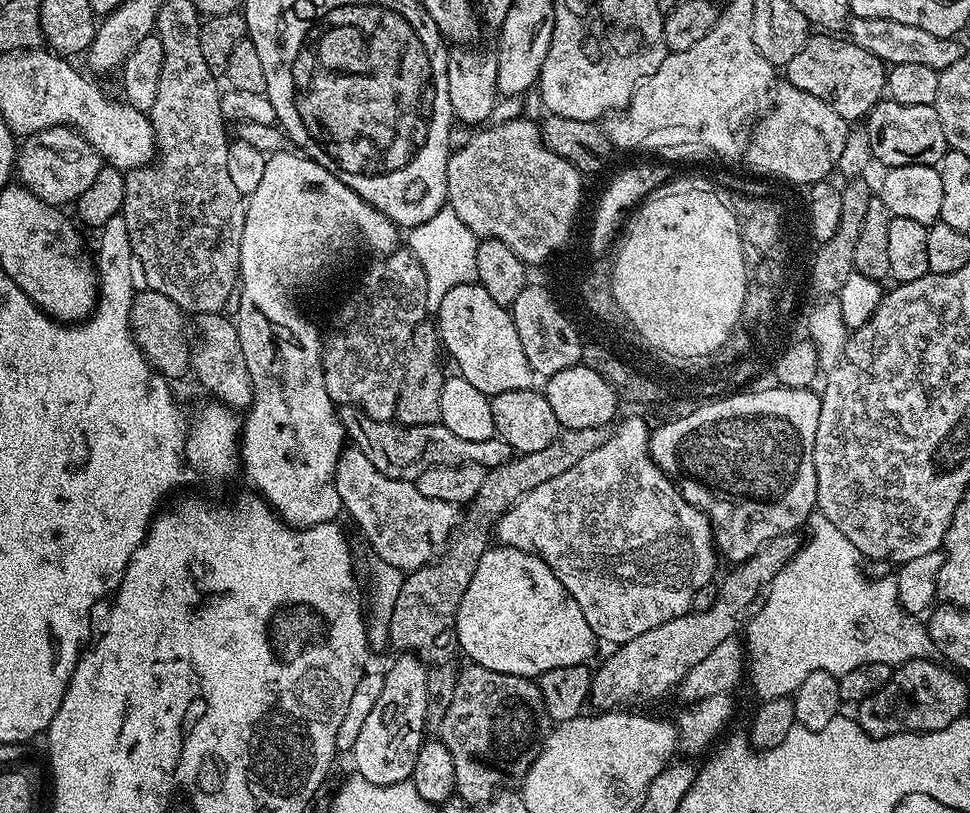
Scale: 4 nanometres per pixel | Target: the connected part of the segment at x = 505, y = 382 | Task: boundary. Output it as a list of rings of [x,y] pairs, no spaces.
[[[479,282],[454,286],[452,290],[447,290],[446,296],[442,298],[442,304],[438,306],[434,311],[434,323],[440,330],[440,342],[445,353],[448,352],[452,355],[452,360],[457,364],[459,375],[466,378],[466,382],[470,382],[473,386],[482,390],[482,394],[494,397],[498,394],[506,394],[506,390],[522,390],[523,388],[533,387],[534,384],[534,373],[530,362],[526,362],[526,354],[522,350],[522,342],[518,338],[518,330],[514,330],[514,318],[512,317],[511,311],[505,305],[494,302],[494,298],[490,298],[490,294],[486,294],[486,290],[480,285]]]

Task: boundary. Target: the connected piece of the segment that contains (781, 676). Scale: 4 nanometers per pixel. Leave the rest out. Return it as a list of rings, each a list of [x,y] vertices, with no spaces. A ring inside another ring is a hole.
[[[819,514],[809,516],[807,532],[808,540],[806,536],[790,562],[778,570],[774,582],[764,593],[762,610],[746,625],[746,668],[760,698],[770,701],[791,697],[814,670],[826,670],[838,678],[854,670],[854,666],[866,666],[866,662],[899,666],[911,660],[930,660],[937,655],[927,627],[917,617],[908,615],[898,602],[895,579],[867,580],[860,569],[860,551],[830,518]]]

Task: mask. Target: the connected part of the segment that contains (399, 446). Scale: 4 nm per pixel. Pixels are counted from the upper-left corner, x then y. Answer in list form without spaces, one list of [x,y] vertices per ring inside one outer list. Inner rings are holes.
[[[349,404],[343,405],[338,412],[345,437],[366,458],[370,458],[370,466],[391,480],[407,480],[415,482],[426,470],[438,466],[460,466],[477,464],[485,470],[494,466],[502,466],[502,462],[511,460],[514,453],[512,447],[499,436],[491,436],[482,442],[469,442],[467,438],[458,438],[446,426],[439,424],[402,424],[392,420],[375,420],[362,410]]]

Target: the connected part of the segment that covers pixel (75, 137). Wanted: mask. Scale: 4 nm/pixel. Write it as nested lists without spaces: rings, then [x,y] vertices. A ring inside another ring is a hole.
[[[47,128],[27,137],[16,154],[15,175],[23,187],[48,204],[68,206],[98,178],[102,167],[99,153],[75,128]]]

